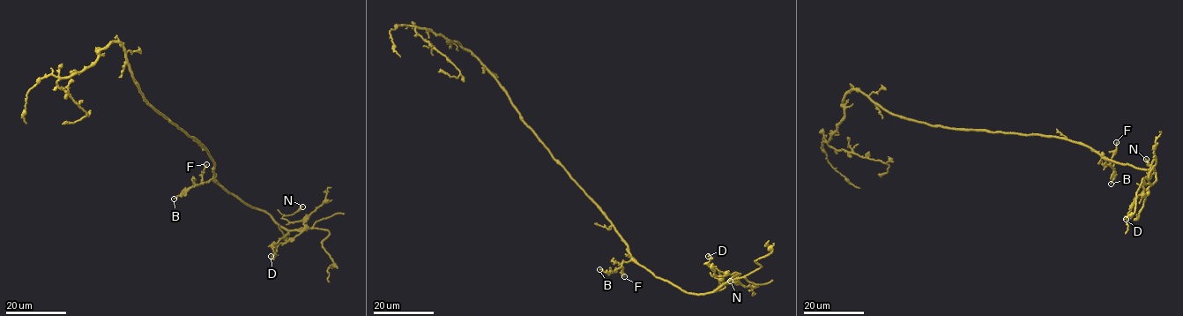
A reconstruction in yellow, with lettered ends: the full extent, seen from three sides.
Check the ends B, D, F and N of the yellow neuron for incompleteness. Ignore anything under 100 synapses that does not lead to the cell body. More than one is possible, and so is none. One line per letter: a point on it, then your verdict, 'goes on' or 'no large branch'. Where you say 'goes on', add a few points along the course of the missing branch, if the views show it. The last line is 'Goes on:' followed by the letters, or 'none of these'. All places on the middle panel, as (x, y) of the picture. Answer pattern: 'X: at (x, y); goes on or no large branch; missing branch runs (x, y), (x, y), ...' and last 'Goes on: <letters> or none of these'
B: at (599, 269); no large branch
D: at (708, 256); no large branch
F: at (624, 276); no large branch
N: at (730, 281); no large branch
Goes on: none of these

